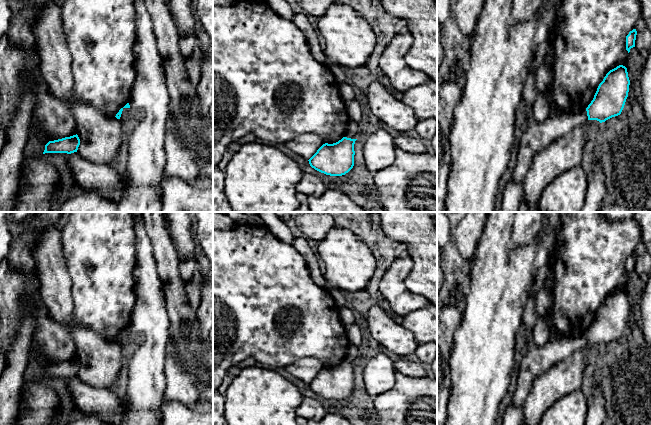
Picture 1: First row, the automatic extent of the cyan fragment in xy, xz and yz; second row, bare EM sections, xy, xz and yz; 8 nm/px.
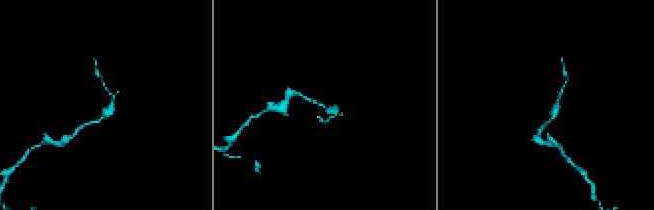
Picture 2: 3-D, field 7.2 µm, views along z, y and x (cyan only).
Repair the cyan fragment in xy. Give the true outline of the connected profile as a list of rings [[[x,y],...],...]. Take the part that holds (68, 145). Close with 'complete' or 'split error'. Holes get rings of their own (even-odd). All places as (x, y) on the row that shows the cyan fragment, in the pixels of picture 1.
[[[76,134],[70,137],[65,137],[62,139],[49,141],[45,145],[45,150],[43,154],[45,153],[71,154],[71,153],[77,152],[79,145],[80,145],[80,139],[78,135]]]; complete

